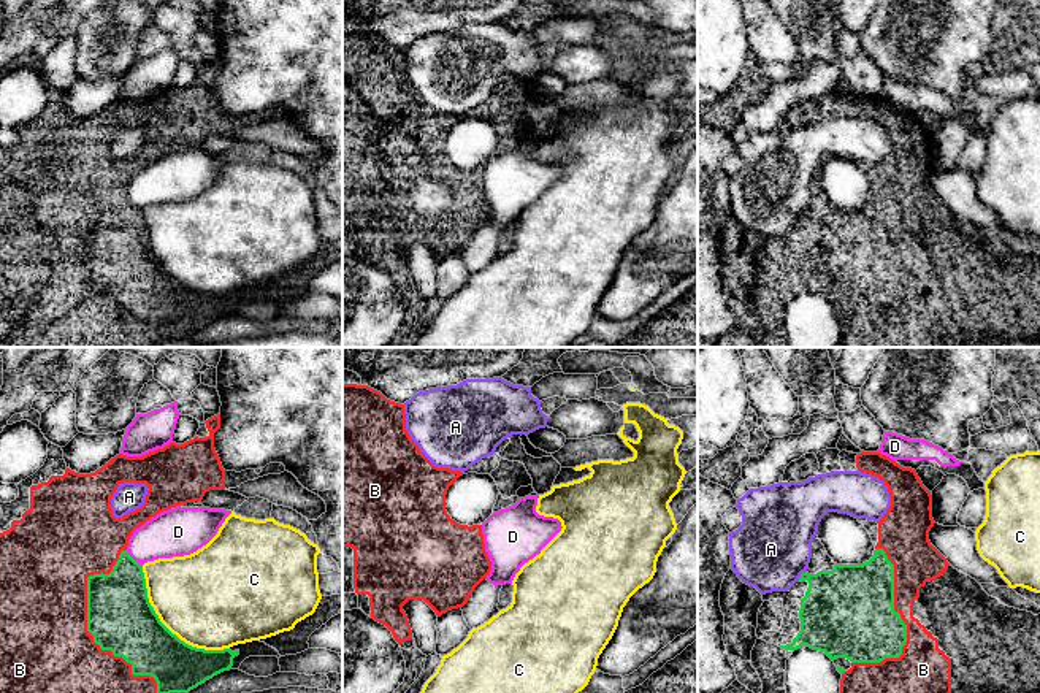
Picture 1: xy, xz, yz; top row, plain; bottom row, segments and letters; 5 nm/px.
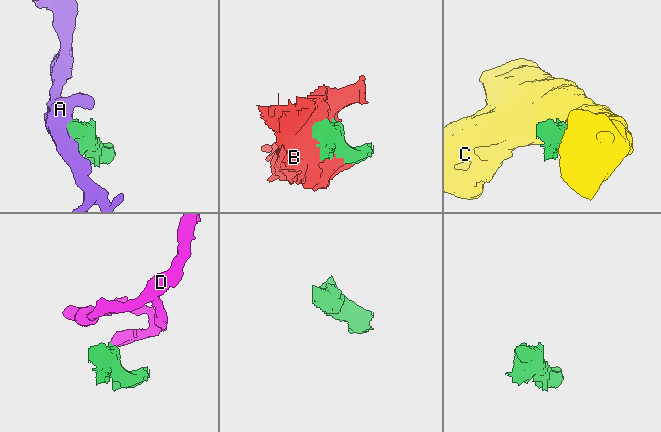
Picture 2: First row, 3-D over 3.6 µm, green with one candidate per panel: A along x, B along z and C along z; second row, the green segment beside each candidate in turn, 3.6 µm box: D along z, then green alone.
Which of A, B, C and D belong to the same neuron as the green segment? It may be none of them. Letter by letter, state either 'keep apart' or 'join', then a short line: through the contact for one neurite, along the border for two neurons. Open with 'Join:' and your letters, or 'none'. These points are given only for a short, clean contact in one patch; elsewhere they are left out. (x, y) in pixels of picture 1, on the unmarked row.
Join: B
A: keep apart
B: join
C: keep apart
D: keep apart; line xy (126, 195), (141, 210)

